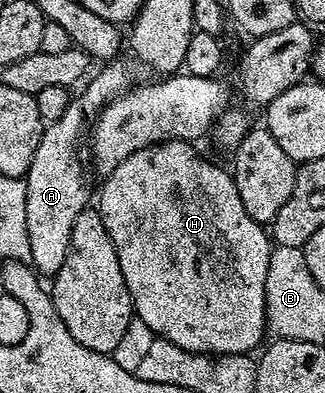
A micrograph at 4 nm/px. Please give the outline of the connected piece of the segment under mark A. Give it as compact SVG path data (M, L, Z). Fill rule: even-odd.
M112 60L98 68L100 70L90 75L89 81L82 87L84 90L71 101L69 108L65 108L64 114L44 125L37 152L33 152L33 164L29 164L29 172L25 175L25 220L30 263L35 272L45 278L54 277L64 264L73 223L90 203L87 188L89 166L85 161L85 135L89 130L89 120L129 86L127 66L123 60Z

